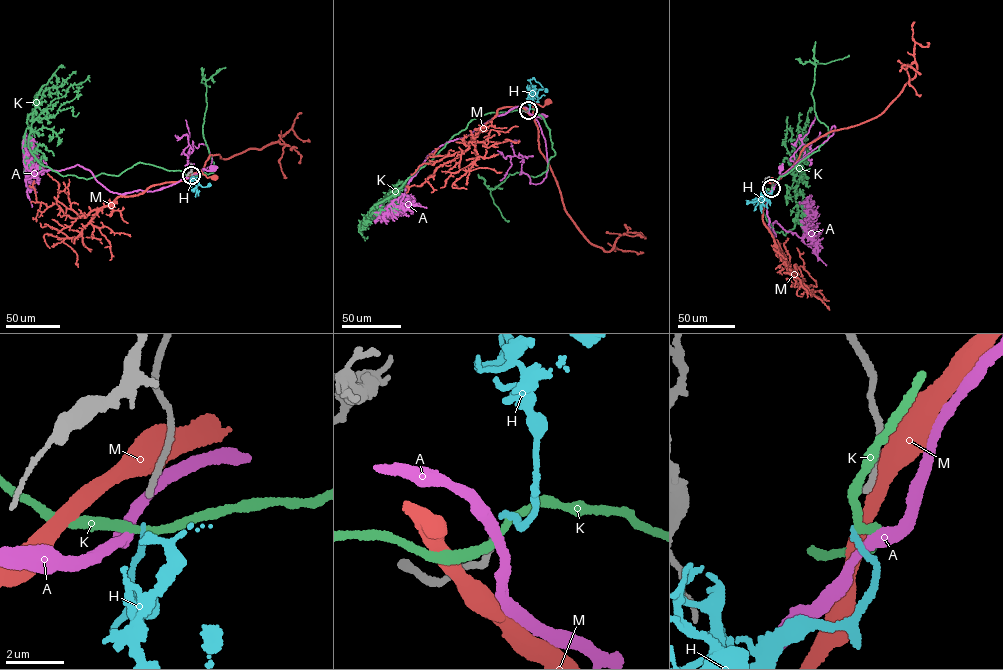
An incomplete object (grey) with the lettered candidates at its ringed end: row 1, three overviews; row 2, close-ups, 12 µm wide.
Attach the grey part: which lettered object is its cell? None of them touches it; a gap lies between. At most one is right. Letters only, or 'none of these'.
H

